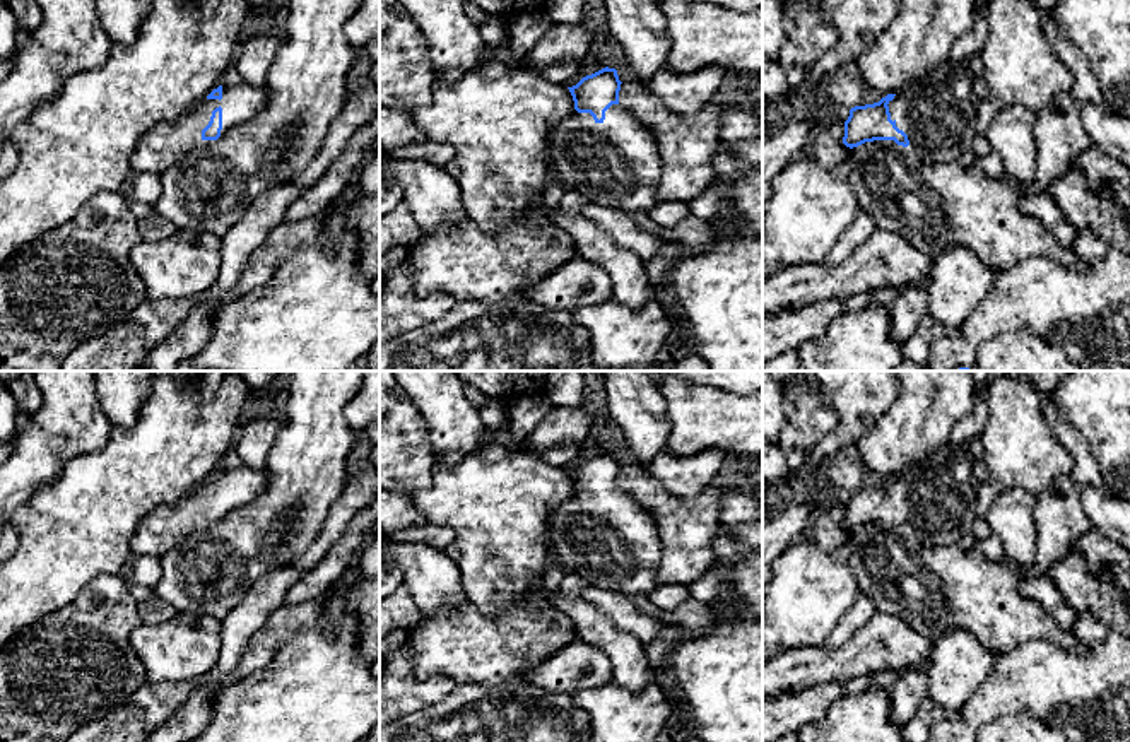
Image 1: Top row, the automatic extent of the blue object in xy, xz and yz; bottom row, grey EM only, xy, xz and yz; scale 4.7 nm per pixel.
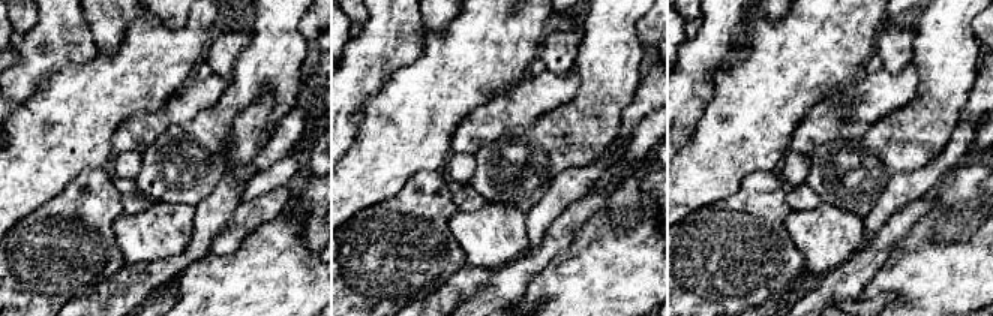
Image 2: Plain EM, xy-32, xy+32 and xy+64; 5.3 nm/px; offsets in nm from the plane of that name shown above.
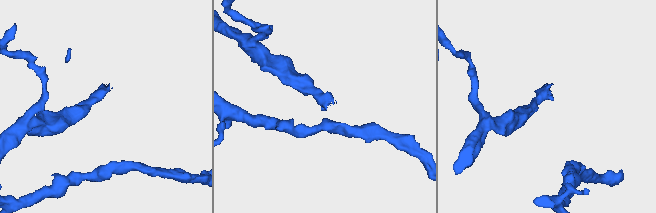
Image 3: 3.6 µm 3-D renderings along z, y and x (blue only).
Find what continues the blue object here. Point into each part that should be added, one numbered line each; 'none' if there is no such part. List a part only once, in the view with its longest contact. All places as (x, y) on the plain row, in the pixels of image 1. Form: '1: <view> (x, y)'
1: xy (163, 529)

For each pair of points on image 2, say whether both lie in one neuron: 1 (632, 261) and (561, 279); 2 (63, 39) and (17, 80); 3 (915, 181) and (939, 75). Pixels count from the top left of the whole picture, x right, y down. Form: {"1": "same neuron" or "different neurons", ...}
{"1": "same neuron", "2": "same neuron", "3": "different neurons"}

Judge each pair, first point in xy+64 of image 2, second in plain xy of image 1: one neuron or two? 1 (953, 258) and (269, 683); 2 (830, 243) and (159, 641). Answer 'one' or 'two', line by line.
1: one
2: one

